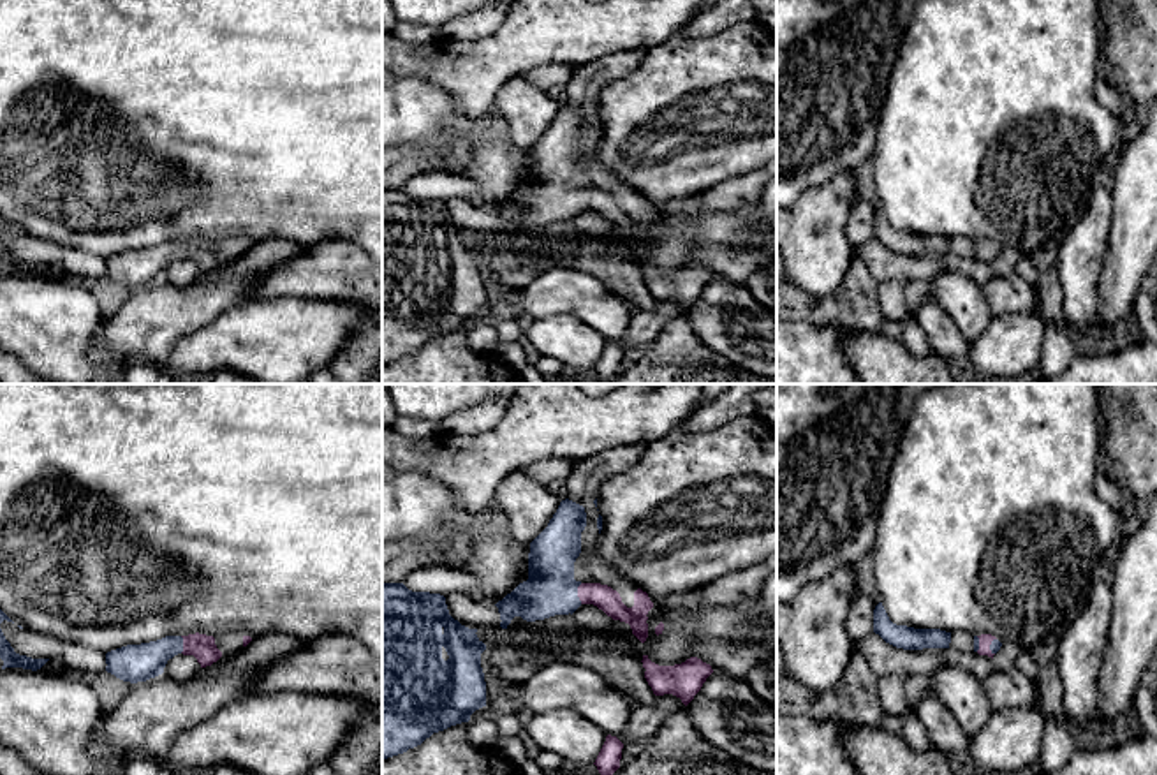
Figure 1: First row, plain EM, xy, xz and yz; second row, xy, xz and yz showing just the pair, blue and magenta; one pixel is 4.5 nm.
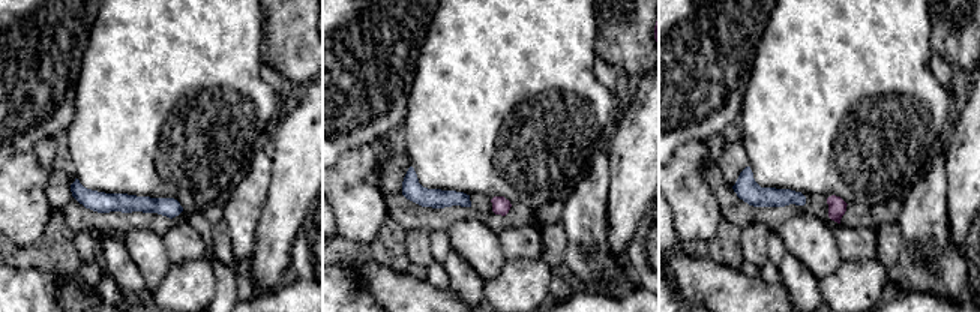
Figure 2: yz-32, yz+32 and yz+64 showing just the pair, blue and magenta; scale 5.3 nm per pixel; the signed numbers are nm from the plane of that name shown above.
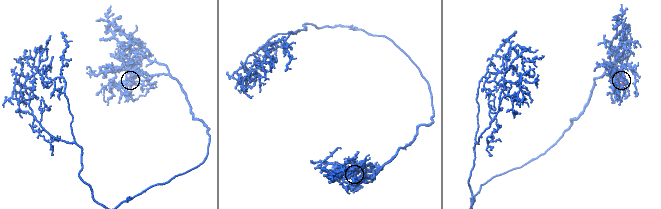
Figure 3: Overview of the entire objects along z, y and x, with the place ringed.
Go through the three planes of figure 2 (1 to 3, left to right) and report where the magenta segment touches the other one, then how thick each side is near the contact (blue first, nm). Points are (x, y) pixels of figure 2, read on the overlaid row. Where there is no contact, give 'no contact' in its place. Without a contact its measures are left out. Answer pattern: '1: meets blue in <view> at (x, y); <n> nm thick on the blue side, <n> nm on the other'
1: no contact
2: no contact
3: no contact

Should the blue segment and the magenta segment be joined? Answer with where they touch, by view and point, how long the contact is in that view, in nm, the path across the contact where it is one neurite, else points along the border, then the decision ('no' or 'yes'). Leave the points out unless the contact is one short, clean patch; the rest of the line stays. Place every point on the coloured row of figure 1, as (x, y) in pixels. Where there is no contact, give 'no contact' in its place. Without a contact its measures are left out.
contact xz (576, 594); length 100 nm; way xz (550, 589), (560, 594), (576, 594), (604, 597); yes

